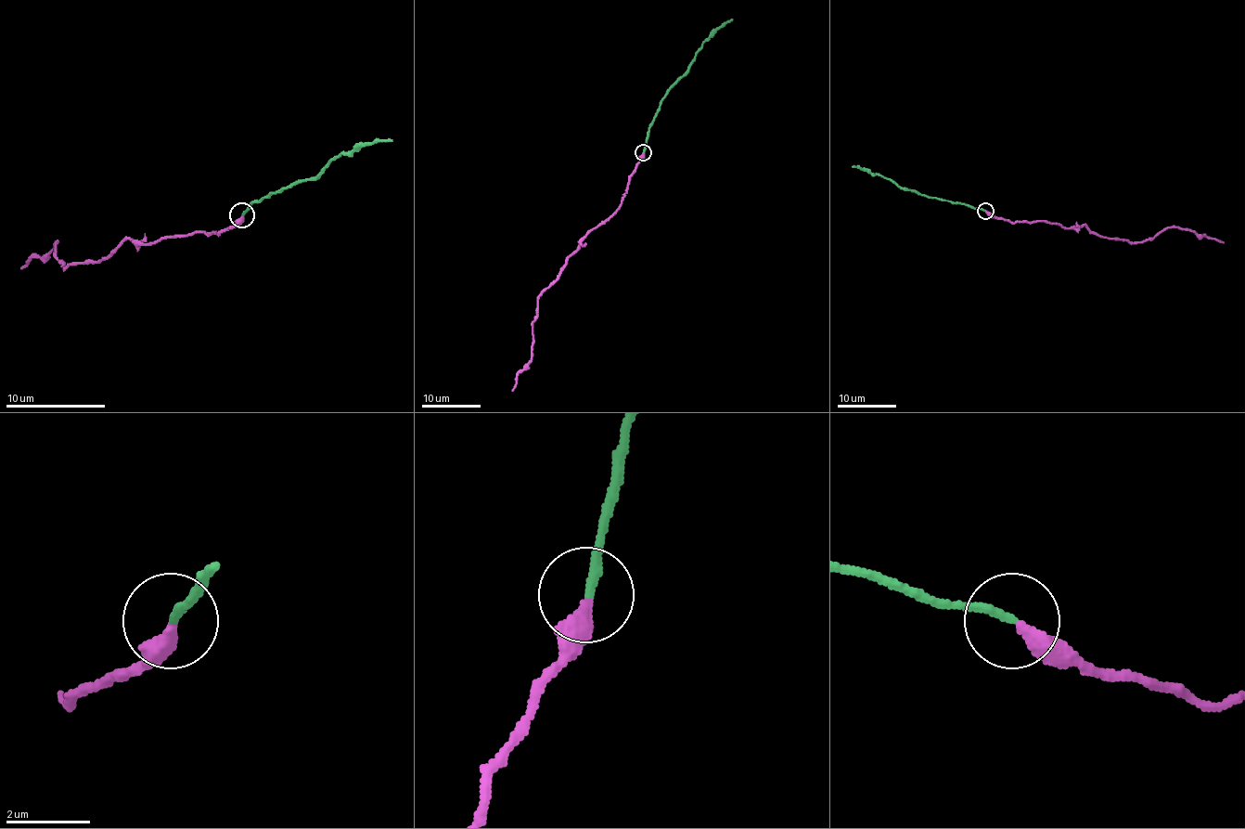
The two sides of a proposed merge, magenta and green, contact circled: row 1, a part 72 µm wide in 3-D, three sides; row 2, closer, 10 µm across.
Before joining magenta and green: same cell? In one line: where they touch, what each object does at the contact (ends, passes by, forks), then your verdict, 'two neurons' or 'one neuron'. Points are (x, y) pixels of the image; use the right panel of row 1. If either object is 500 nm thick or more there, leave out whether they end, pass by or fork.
(985, 211) | magenta ends | green ends | two neurons

